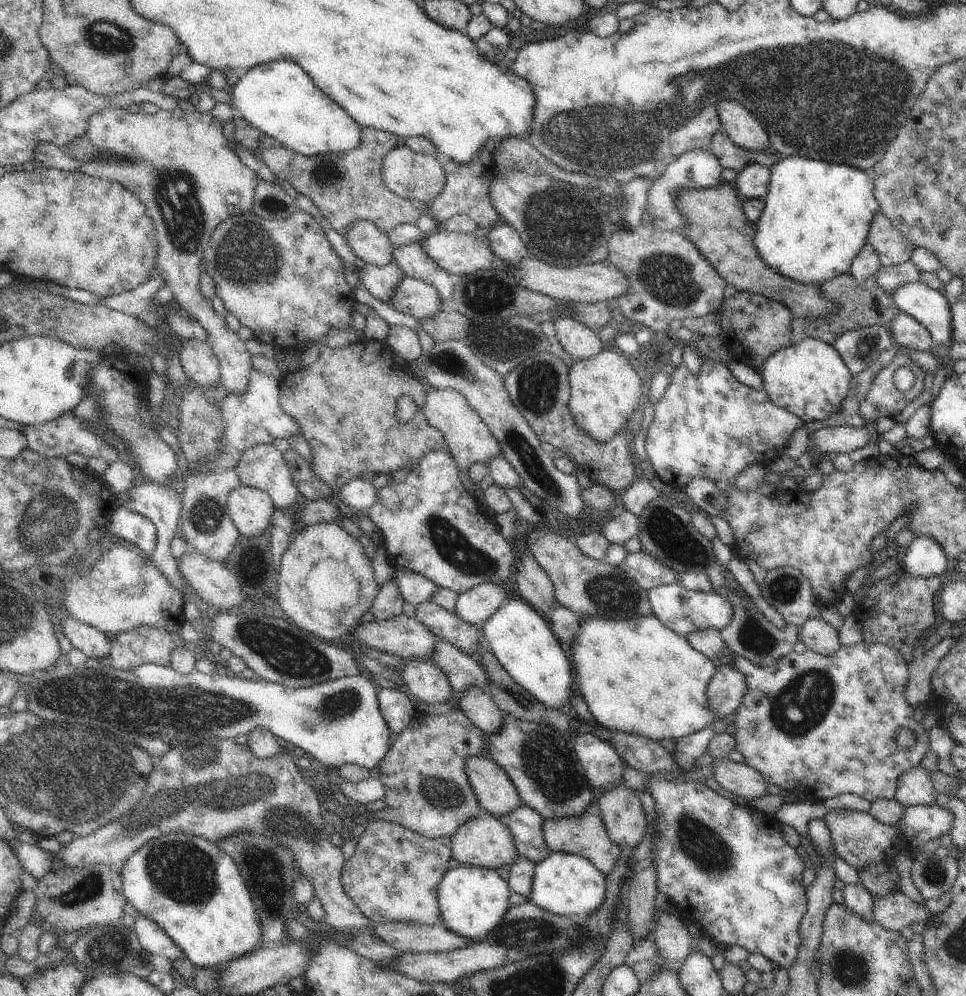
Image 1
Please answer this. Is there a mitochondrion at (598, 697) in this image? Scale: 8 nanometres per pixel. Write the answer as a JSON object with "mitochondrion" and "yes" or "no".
{"mitochondrion":"no"}

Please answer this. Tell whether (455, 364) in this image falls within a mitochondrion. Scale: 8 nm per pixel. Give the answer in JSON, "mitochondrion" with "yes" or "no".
{"mitochondrion":"yes"}

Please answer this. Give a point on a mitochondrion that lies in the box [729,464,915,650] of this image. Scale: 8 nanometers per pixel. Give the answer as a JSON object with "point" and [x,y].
{"point":[784,588]}

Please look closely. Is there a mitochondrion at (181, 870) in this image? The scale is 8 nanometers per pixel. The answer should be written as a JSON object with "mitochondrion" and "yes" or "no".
{"mitochondrion":"yes"}

